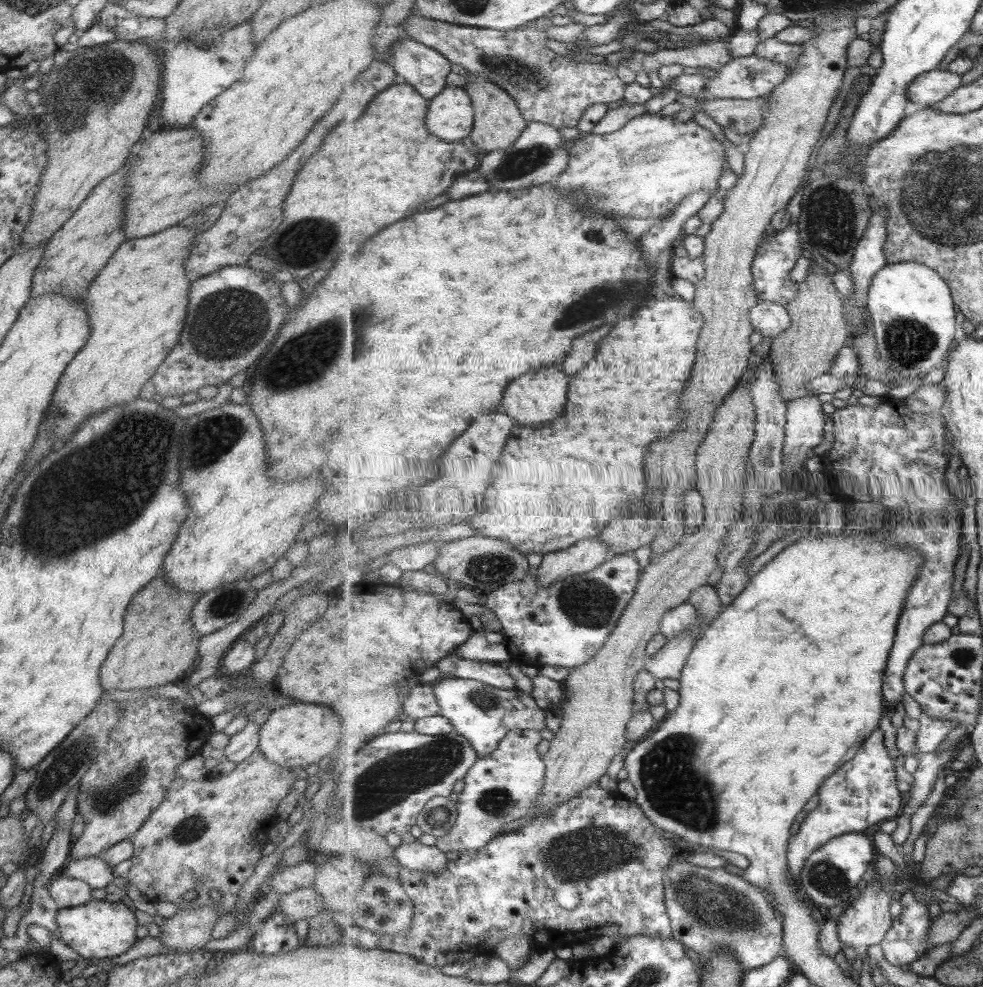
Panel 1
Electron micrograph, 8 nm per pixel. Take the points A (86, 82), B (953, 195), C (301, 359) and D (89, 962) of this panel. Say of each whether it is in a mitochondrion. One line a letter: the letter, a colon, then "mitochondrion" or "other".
A: mitochondrion
B: mitochondrion
C: mitochondrion
D: other

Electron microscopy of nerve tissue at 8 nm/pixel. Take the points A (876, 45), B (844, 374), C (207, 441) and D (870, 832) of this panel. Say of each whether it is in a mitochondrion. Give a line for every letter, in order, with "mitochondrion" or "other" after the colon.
A: other
B: other
C: mitochondrion
D: other

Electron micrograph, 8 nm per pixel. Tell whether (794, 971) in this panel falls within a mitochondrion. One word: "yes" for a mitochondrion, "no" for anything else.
no

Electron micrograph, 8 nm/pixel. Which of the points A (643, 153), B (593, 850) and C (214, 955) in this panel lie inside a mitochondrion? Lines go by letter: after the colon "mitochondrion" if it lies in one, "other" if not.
A: mitochondrion
B: mitochondrion
C: other

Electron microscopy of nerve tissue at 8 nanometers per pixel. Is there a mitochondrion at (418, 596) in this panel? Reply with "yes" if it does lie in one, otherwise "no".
no

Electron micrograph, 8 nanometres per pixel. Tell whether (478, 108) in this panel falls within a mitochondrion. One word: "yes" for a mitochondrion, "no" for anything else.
no

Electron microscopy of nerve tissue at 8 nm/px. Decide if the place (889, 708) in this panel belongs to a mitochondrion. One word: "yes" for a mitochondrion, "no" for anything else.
no

